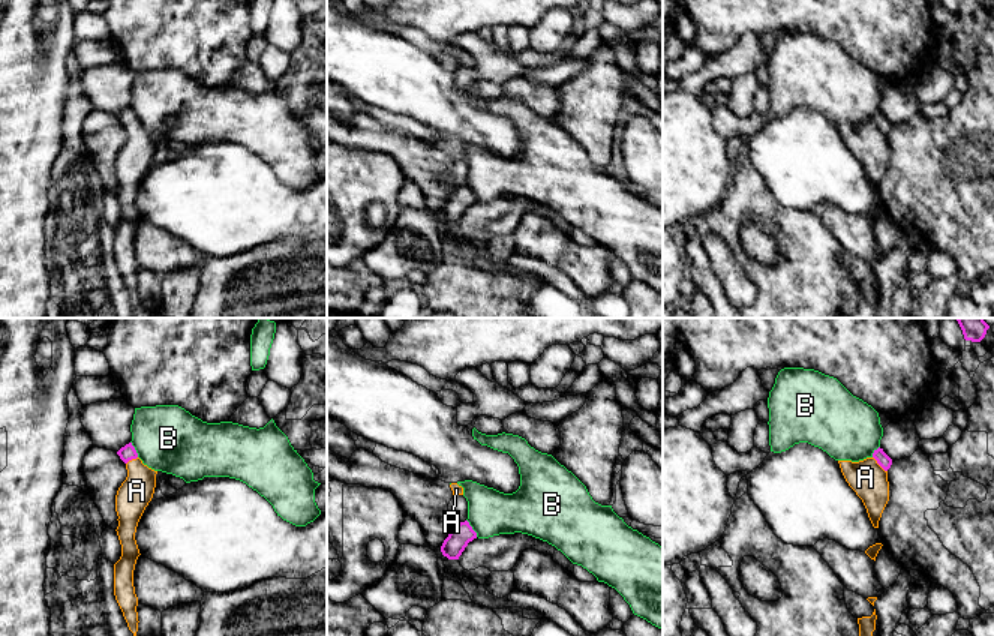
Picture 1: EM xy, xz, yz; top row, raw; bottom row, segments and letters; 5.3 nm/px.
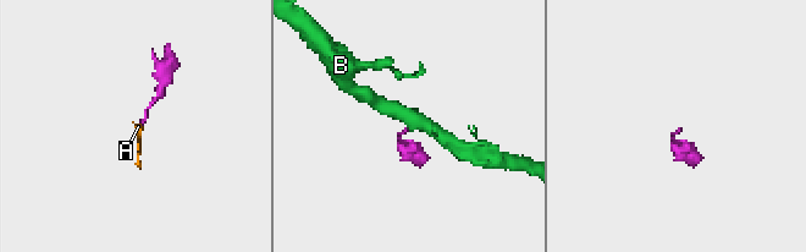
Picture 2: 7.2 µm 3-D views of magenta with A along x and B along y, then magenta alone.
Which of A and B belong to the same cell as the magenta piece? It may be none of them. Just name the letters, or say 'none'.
A

